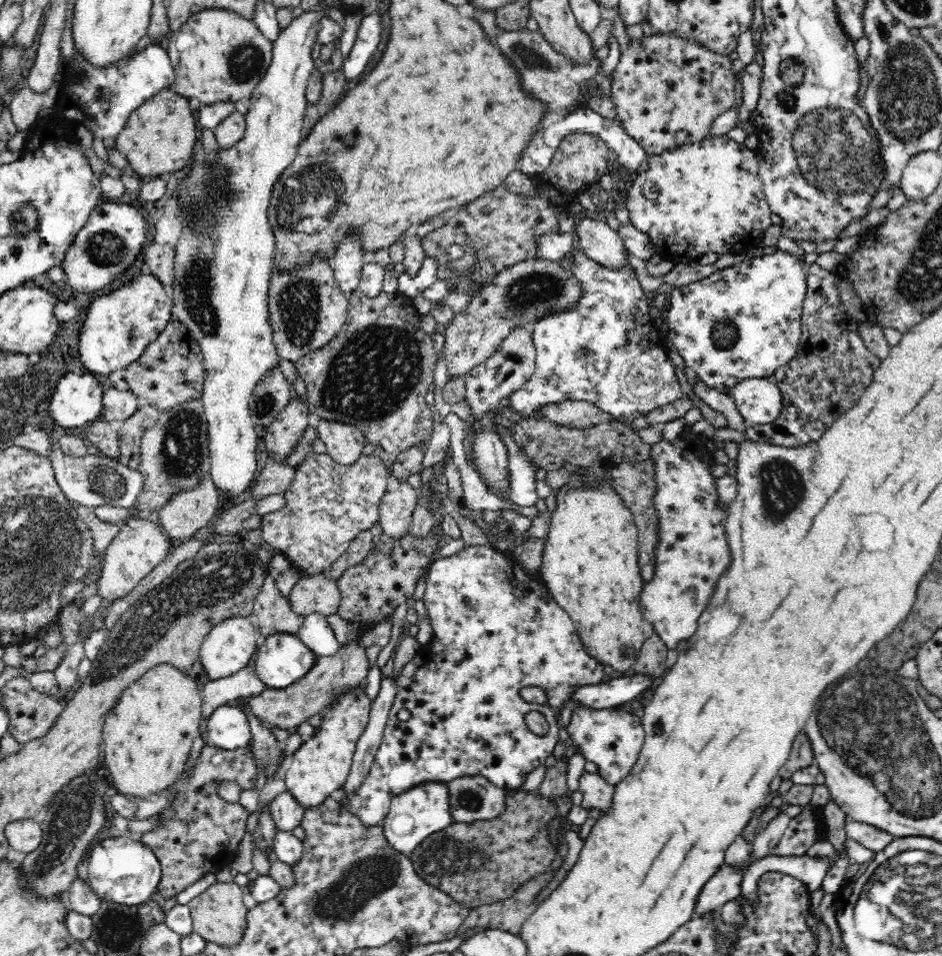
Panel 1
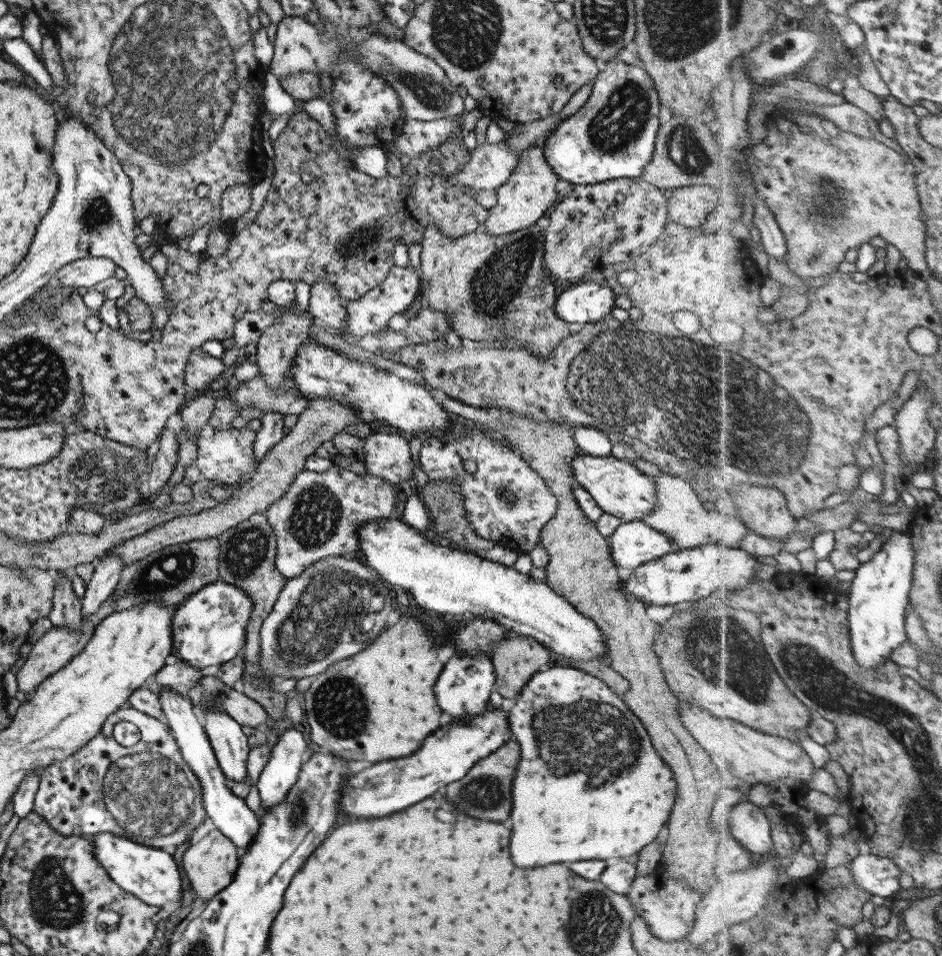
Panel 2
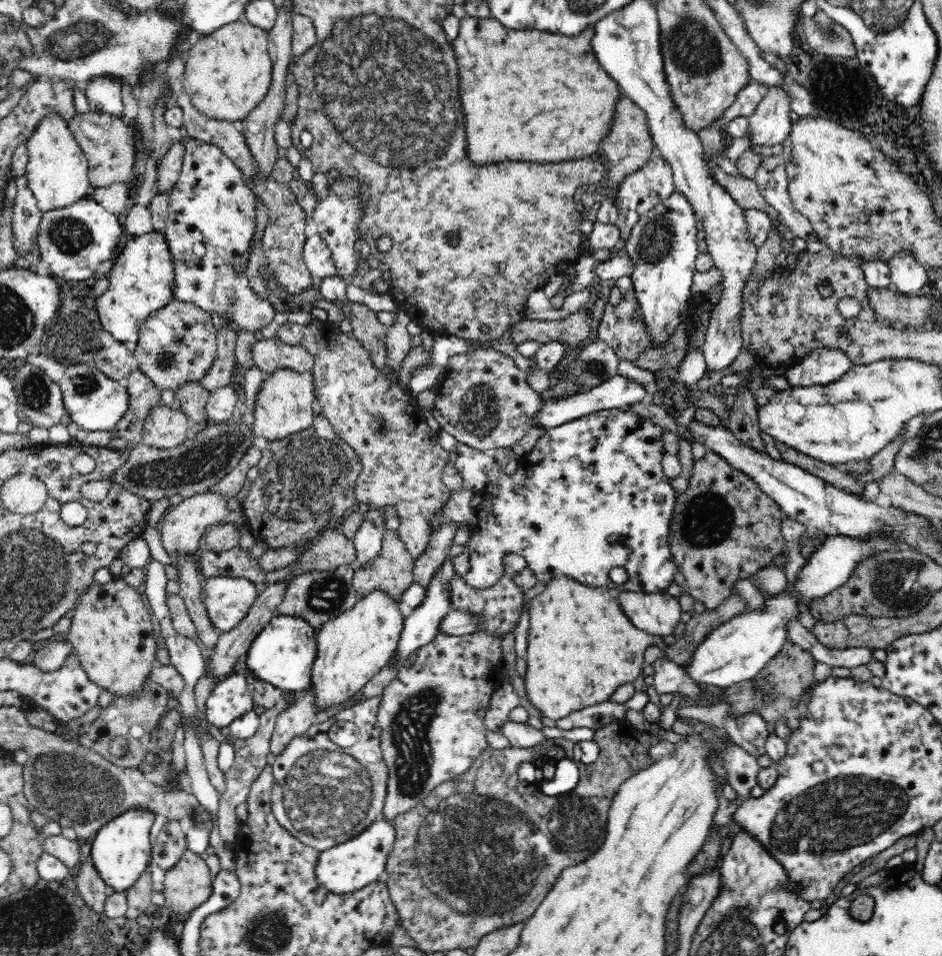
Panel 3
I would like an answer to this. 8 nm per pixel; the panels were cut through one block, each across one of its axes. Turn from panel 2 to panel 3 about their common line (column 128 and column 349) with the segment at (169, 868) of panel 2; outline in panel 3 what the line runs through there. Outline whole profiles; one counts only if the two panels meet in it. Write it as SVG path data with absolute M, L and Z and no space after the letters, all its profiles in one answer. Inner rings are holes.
M378 818L358 836L350 838L320 853L314 874L316 880L326 890L334 894L348 894L377 882L379 874L385 870L391 846L394 844L395 830L393 822Z

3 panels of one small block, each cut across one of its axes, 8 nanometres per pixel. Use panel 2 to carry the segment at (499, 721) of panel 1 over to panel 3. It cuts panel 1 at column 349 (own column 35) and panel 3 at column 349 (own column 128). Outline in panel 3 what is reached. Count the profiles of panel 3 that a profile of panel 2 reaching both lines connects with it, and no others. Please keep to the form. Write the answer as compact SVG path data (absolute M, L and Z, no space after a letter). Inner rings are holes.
M378 696L343 709L326 722L321 724L314 722L301 737L294 738L286 746L286 750L278 754L271 766L274 782L270 802L274 819L294 838L310 848L322 852L338 843L350 840L383 816L388 769L380 749L381 730L377 720L380 700L382 698ZM338 721L352 722L359 728L359 740L350 748L340 748L328 737L328 730Z

